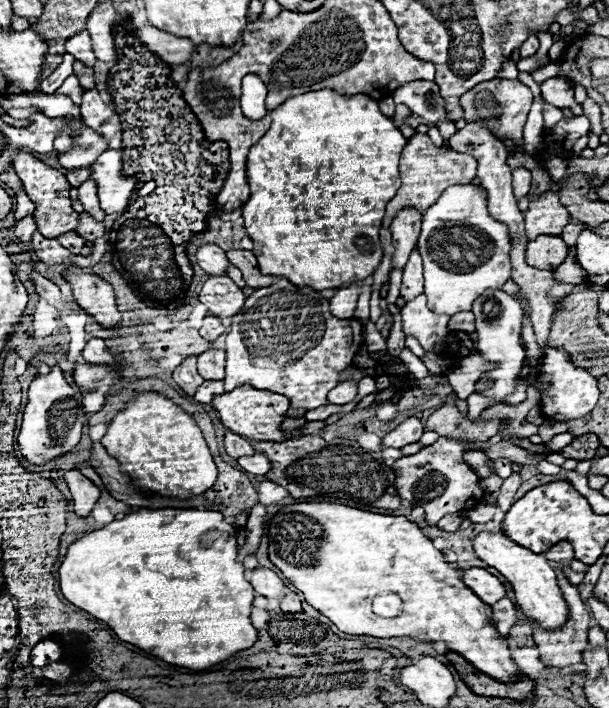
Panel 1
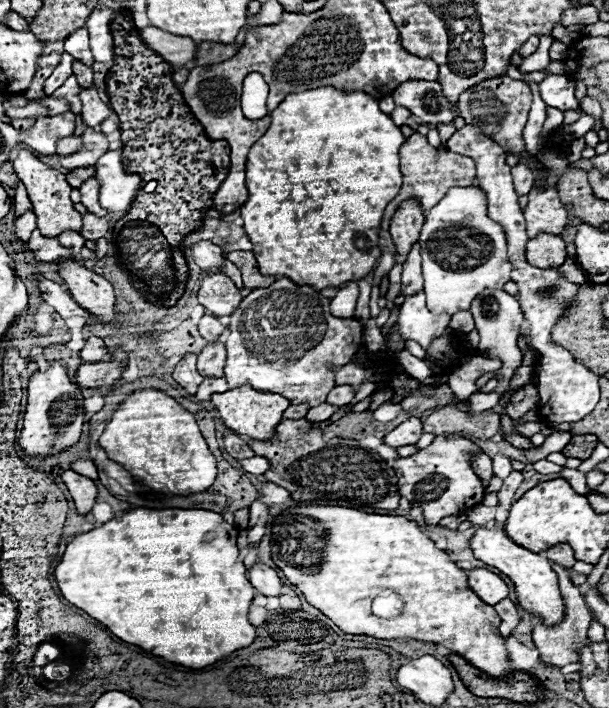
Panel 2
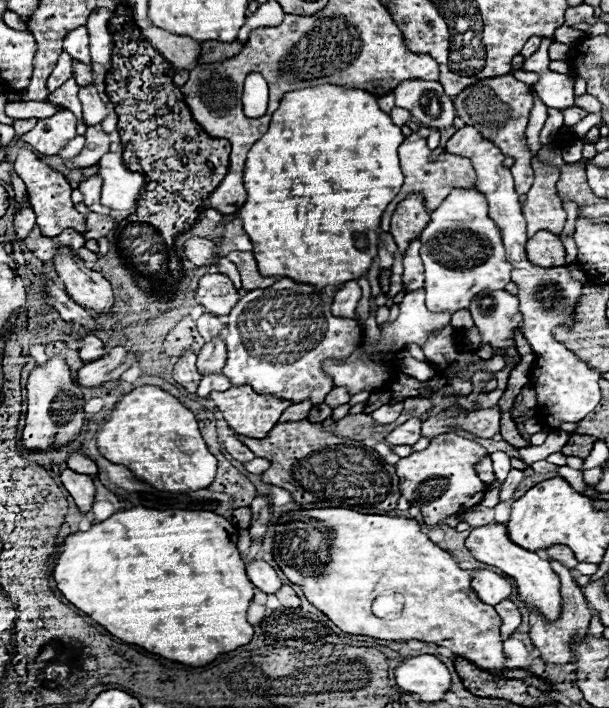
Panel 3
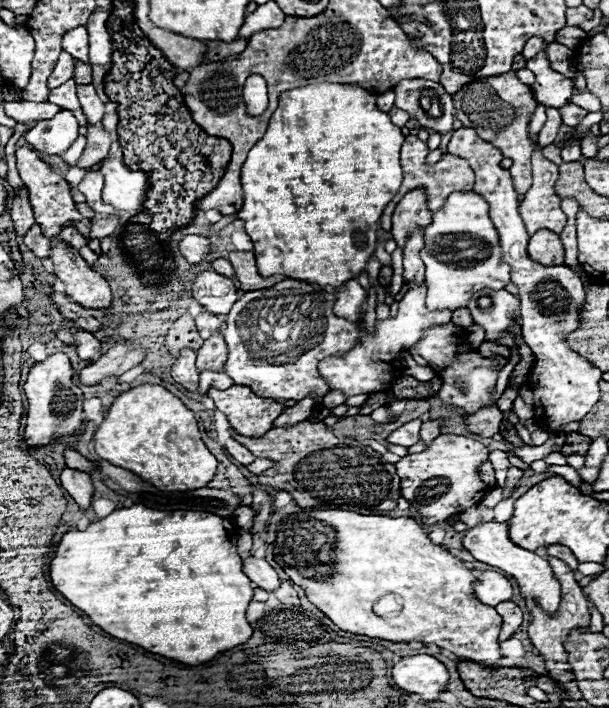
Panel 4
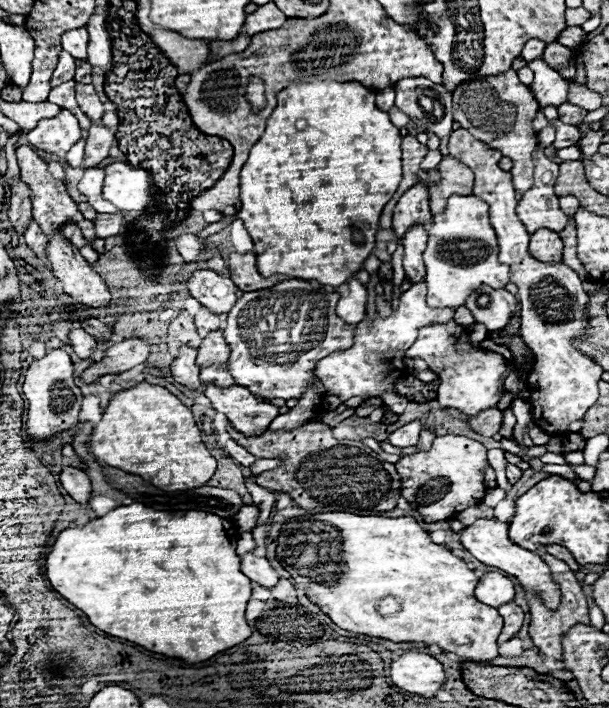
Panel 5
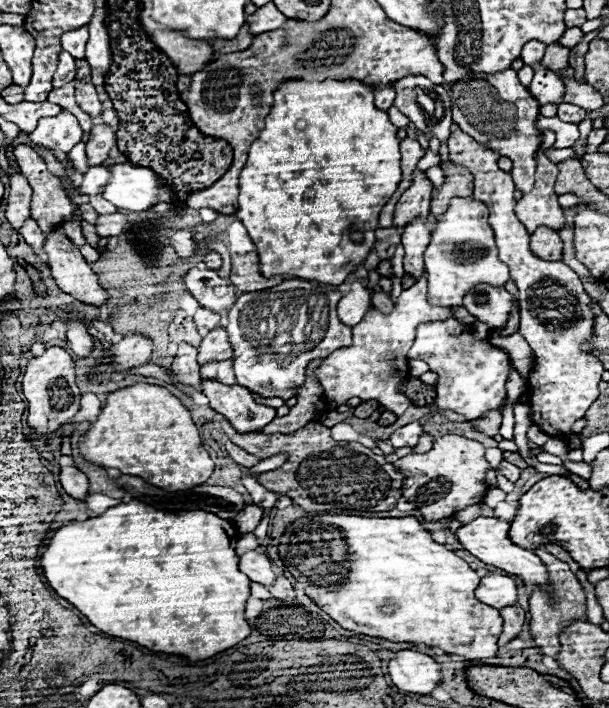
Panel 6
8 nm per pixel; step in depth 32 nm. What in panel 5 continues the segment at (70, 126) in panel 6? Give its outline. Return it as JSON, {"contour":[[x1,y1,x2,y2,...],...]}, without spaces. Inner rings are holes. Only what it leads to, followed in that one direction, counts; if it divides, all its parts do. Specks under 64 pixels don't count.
{"contour":[[60,110,58,116,38,122,34,130,28,132,28,142,38,150,50,154,64,154,80,140,80,126,72,112]]}

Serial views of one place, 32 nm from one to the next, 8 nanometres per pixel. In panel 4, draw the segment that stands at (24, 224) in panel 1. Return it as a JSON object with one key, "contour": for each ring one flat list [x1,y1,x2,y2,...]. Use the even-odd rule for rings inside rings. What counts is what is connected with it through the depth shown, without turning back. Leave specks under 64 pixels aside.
{"contour":[[22,188,20,196,14,196,10,216,12,216,12,222,14,222,16,234,26,236,26,232,34,224,34,214,32,214,32,208,30,208,30,202,28,202,28,190,26,188]]}

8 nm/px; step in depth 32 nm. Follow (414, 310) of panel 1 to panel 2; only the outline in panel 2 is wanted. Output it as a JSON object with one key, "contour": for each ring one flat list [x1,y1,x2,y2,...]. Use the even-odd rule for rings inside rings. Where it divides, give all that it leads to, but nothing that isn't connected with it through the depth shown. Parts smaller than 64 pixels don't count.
{"contour":[[424,292,406,298,402,304,402,338,416,340,422,348,430,344,434,336,442,336,450,322,450,314,432,314,426,308]]}

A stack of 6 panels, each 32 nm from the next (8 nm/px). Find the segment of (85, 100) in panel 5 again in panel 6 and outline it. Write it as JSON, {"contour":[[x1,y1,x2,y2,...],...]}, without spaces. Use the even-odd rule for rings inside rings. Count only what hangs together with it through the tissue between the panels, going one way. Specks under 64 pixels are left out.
{"contour":[[76,80,76,100,78,100,78,106,80,106,86,114,90,114,92,118,98,118,98,116,102,114,102,102,100,102,98,96,96,96,94,84]]}

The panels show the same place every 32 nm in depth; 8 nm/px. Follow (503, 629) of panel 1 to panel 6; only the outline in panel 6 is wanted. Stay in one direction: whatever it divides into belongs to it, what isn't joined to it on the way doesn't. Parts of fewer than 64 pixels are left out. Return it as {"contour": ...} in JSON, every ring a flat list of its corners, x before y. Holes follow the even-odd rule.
{"contour":[[516,604,512,606,506,606,500,610,500,616,504,618,504,630,498,638,498,646,504,646,506,642,510,642,512,638,518,636,518,632,522,630,522,624,524,624,524,610]]}

